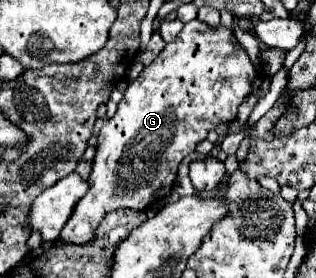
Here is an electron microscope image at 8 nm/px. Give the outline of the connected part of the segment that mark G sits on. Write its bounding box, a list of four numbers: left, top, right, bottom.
[59,21,259,243]

